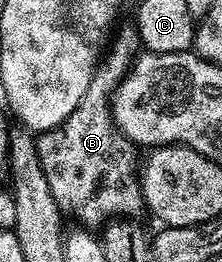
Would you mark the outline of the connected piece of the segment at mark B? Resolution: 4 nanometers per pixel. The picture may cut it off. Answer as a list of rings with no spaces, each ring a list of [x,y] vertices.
[[[128,25],[117,35],[115,32],[110,46],[96,65],[86,93],[82,93],[82,99],[74,111],[66,117],[64,123],[52,131],[43,132],[34,143],[46,185],[50,187],[57,206],[65,216],[73,215],[78,222],[85,223],[84,227],[88,229],[145,210],[138,163],[136,167],[138,147],[120,131],[113,118],[110,102],[110,96],[128,74],[128,68],[137,58],[141,47],[140,34],[135,26]]]

